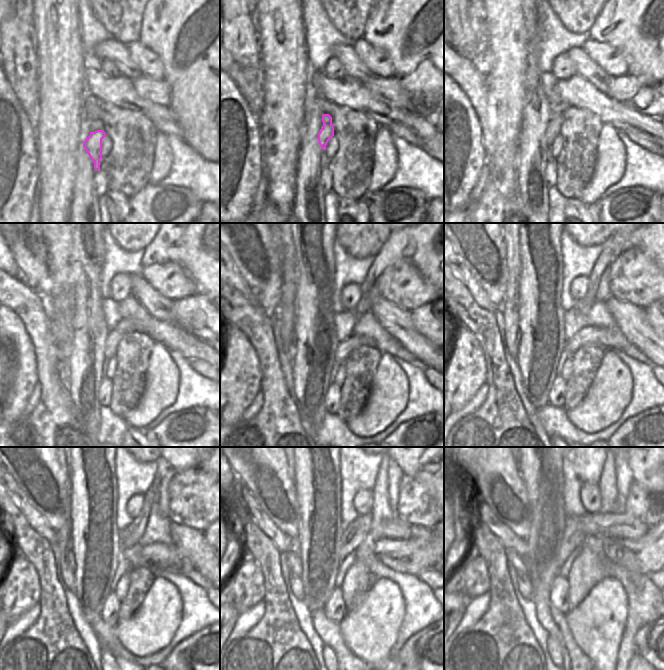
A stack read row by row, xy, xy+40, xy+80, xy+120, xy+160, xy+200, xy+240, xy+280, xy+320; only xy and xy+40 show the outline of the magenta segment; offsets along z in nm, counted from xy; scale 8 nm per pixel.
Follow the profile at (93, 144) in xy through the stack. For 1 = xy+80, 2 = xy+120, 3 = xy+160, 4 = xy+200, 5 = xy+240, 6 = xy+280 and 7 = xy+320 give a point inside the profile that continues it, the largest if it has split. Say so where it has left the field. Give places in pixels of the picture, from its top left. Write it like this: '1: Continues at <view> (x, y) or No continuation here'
1: Continues at xy+80 (553, 130)
2: Continues at xy+120 (125, 326)
3: Continues at xy+160 (354, 341)
4: Continues at xy+200 (603, 336)
5: Continues at xy+240 (168, 557)
6: Continues at xy+280 (413, 556)
7: Continues at xy+320 (647, 555).

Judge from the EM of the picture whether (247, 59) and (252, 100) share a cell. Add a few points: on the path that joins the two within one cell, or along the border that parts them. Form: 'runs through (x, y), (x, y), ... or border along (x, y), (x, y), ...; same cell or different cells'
runs through (250, 69), (250, 87), (252, 90); same cell

